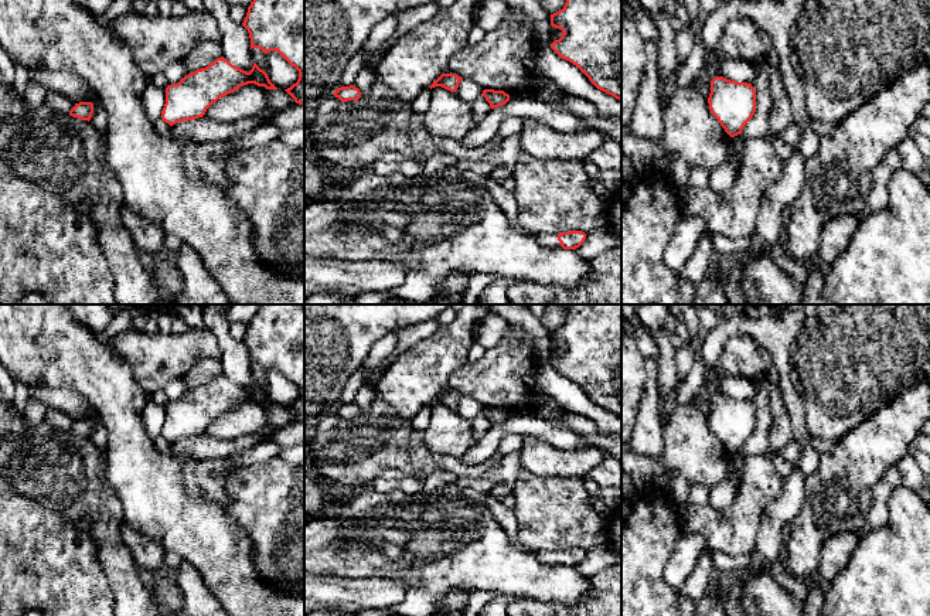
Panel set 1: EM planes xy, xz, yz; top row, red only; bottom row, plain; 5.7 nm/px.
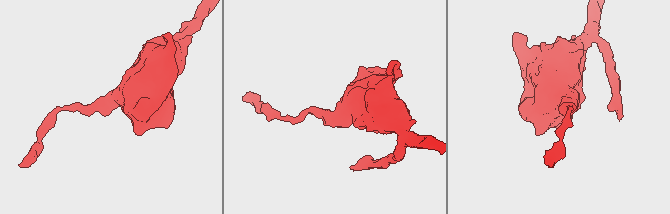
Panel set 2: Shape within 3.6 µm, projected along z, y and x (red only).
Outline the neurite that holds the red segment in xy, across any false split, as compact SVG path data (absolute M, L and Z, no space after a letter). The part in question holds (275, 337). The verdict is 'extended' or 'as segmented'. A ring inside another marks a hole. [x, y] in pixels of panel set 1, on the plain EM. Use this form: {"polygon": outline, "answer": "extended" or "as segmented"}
{"polygon": "M260 304L242 343L249 350L251 367L259 365L265 371L277 368L299 388L297 399L285 408L304 423L304 304Z", "answer": "as segmented"}

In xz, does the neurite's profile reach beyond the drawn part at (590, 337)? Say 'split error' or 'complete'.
complete

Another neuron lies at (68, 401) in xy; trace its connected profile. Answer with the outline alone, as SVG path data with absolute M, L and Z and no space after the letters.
M35 385L28 388L28 398L42 401L48 408L57 408L67 412L75 421L93 408L76 392L65 388L52 388L47 385Z

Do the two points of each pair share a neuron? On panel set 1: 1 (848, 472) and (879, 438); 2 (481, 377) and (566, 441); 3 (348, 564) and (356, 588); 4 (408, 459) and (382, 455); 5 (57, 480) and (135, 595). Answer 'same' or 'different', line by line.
1: same
2: different
3: different
4: same
5: same

